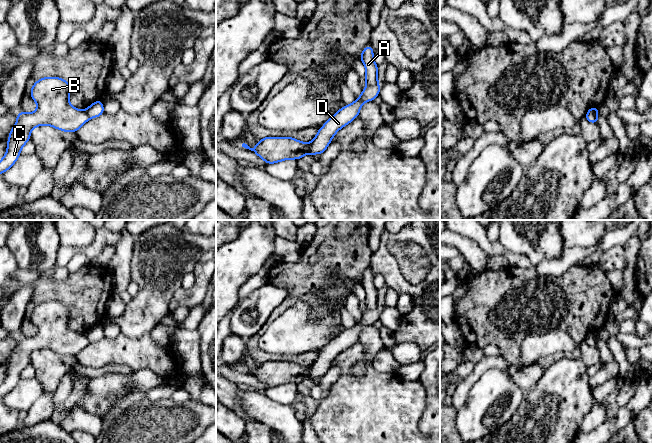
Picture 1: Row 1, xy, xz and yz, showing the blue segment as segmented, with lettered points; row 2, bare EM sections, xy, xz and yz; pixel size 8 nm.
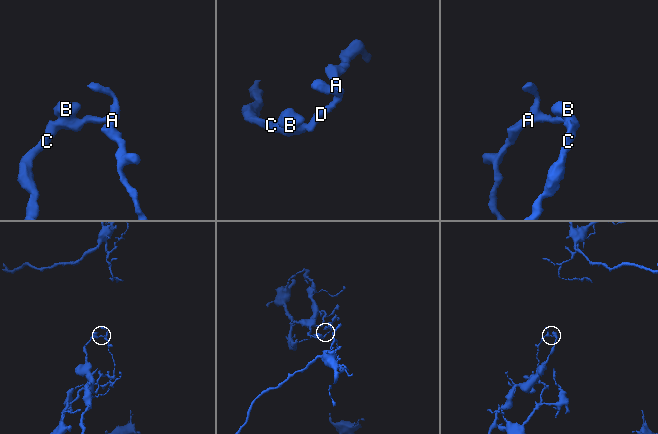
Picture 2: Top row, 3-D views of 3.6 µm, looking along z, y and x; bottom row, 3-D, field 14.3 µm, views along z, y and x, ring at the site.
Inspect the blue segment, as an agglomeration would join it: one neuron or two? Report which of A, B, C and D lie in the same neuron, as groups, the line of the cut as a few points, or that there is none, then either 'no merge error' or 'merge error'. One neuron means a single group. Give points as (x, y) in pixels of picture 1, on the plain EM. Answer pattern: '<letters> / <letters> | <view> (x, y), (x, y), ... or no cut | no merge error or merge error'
A D / B C | yz (587, 336), (597, 338) | merge error

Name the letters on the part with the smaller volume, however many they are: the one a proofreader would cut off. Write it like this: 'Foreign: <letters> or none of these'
Foreign: A, D

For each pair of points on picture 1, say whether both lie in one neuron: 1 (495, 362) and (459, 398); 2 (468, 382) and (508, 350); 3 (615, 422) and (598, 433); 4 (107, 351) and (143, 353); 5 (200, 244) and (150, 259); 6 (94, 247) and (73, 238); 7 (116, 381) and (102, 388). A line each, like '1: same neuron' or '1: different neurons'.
1: same neuron
2: different neurons
3: same neuron
4: same neuron
5: same neuron
6: different neurons
7: same neuron

